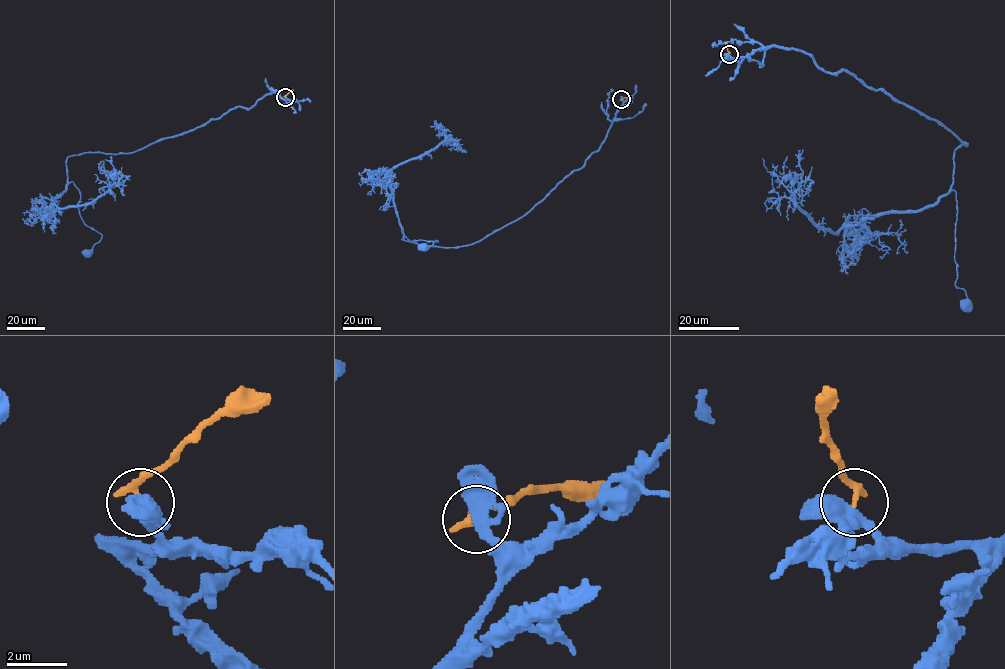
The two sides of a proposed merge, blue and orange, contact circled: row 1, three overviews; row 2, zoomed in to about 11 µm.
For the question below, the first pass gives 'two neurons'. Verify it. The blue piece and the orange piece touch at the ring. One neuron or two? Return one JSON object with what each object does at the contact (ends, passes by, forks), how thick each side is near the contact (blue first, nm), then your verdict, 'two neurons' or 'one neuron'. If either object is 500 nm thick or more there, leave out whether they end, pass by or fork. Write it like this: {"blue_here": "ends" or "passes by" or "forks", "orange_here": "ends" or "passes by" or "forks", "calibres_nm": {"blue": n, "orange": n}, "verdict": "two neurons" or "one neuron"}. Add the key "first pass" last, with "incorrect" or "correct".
{"blue_here": "forks", "orange_here": "ends", "calibres_nm": {"blue": 340, "orange": 260}, "verdict": "two neurons", "first pass": "correct"}

